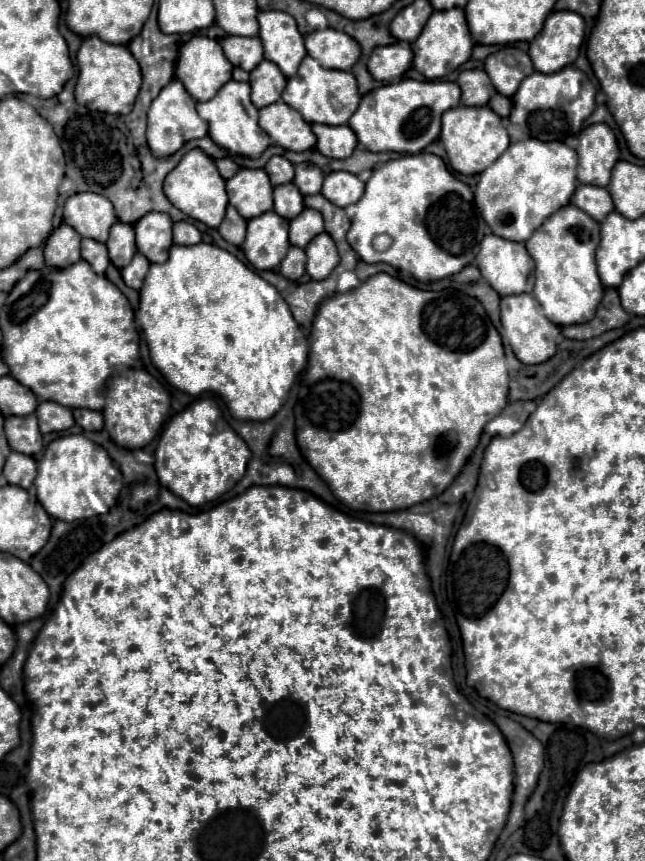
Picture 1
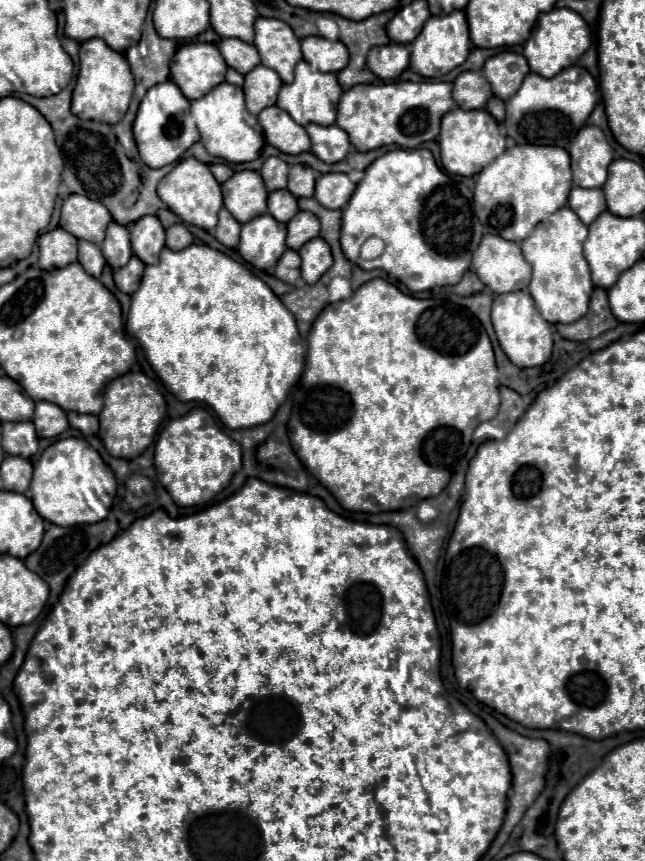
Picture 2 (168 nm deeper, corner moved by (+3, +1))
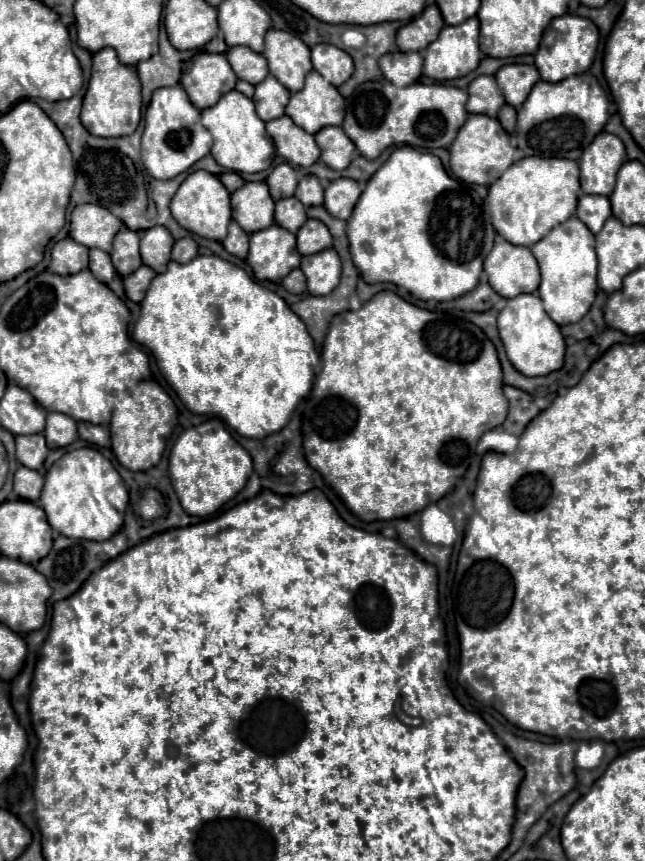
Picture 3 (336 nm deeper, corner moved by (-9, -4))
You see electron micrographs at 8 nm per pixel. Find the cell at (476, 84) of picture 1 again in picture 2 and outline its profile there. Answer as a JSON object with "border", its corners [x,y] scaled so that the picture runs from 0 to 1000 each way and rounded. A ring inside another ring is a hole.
{"border":[[[719,82],[704,94],[701,113],[716,127],[750,127],[760,110],[760,96],[741,82]]]}

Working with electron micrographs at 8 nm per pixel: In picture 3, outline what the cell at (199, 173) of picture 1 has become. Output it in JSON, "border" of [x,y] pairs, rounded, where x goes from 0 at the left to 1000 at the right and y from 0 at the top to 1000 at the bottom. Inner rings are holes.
{"border":[[[304,197],[279,214],[273,228],[267,230],[264,244],[282,265],[313,276],[344,281],[357,258],[357,223],[347,218],[347,214],[335,202],[326,202],[319,197]]]}

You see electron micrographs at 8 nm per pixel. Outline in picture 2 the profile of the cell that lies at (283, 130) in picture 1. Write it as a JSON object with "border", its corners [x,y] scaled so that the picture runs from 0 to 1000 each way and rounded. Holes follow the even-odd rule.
{"border":[[[416,124],[400,134],[412,164],[437,178],[462,180],[481,175],[481,161],[468,145],[462,145],[443,129],[434,124]]]}

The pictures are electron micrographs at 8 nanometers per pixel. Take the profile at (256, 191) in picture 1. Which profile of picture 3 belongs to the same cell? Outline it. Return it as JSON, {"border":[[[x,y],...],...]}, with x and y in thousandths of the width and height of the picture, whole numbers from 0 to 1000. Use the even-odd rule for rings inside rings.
{"border":[[[381,211],[360,223],[360,253],[391,272],[425,260],[425,232],[412,211]]]}

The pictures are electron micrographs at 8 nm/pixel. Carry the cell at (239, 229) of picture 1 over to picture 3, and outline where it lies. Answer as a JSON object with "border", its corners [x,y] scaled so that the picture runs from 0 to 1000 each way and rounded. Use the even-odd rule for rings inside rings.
{"border":[[[360,256],[357,265],[353,265],[353,276],[344,283],[357,295],[363,295],[369,300],[381,300],[384,297],[384,276],[388,274],[372,265],[372,260],[366,256]]]}

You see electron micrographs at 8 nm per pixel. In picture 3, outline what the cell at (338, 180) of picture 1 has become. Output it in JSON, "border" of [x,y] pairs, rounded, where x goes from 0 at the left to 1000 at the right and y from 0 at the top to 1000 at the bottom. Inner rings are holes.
{"border":[[[524,207],[524,209],[512,211],[512,216],[502,223],[502,230],[505,230],[502,242],[509,242],[509,246],[515,246],[515,251],[521,251],[527,256],[540,256],[558,225],[561,225],[561,218],[552,209]]]}

